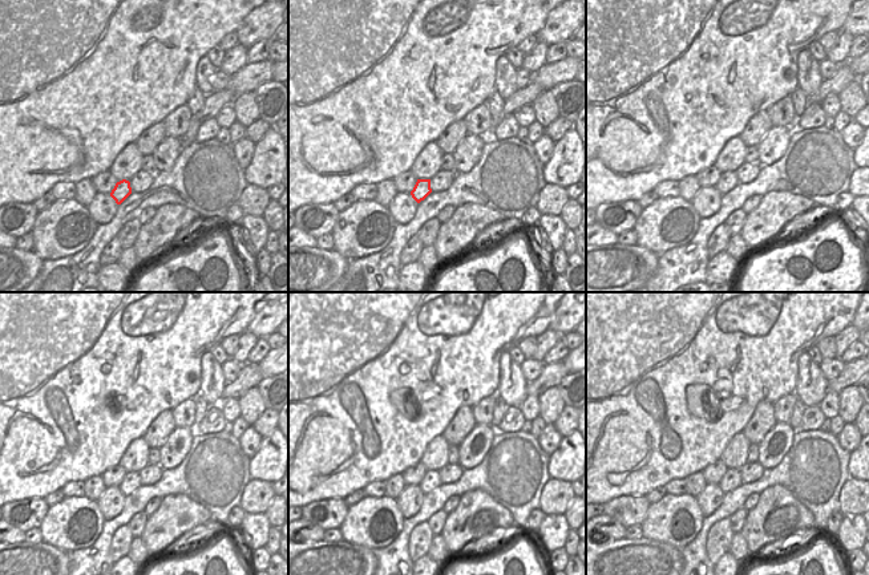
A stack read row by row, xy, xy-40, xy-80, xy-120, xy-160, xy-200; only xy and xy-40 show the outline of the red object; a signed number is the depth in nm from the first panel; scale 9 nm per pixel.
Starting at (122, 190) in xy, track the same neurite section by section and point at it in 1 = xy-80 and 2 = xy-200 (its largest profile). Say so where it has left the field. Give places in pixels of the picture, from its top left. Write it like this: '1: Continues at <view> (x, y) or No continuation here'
1: Continues at xy-80 (719, 190)
2: Continues at xy-200 (731, 480).

